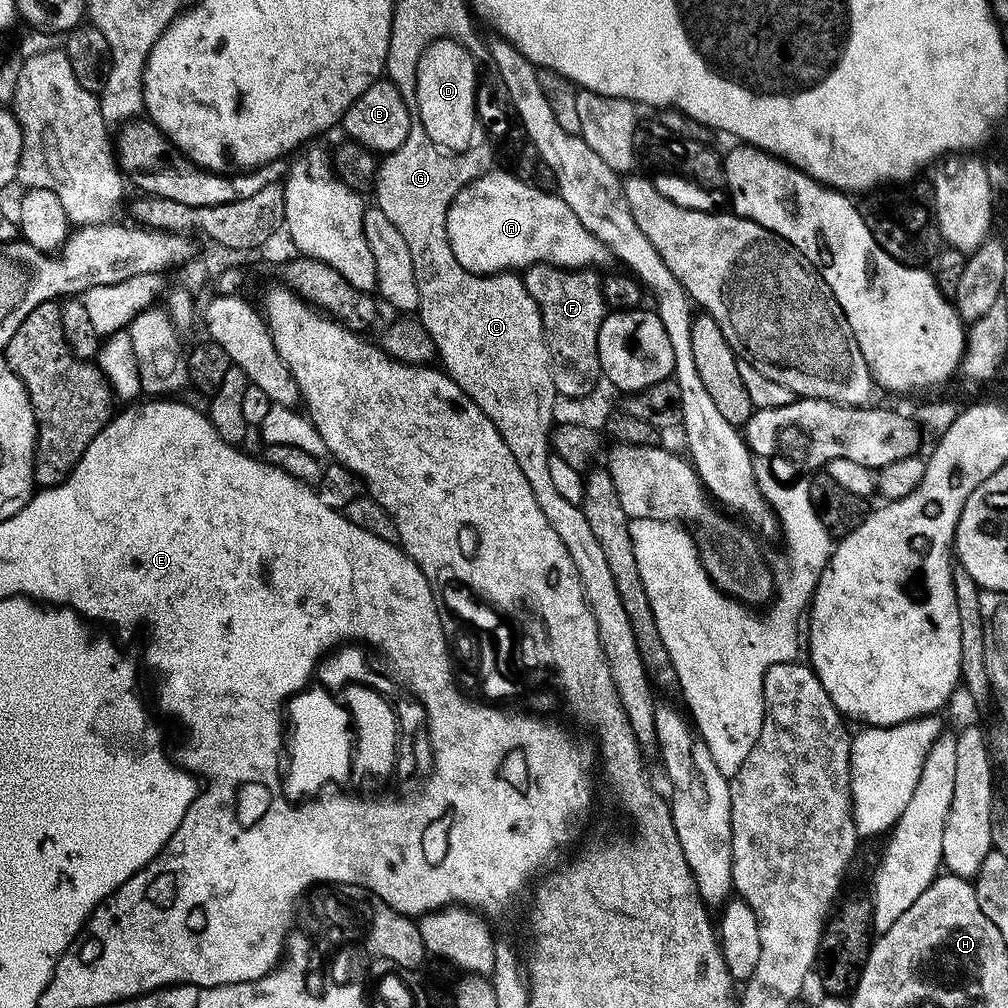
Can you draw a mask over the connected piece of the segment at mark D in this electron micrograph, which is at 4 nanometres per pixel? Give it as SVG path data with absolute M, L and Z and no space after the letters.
M454 38L436 39L422 53L417 64L416 116L437 147L448 152L463 152L471 147L474 130L478 128L477 85L476 62L472 60L470 52Z

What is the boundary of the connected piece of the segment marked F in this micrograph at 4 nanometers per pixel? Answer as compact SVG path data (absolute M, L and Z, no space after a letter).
M545 262L532 264L522 272L526 290L540 311L554 386L562 395L589 394L602 375L598 358L598 330L606 315L606 305L601 273L592 271L596 270L558 268Z

